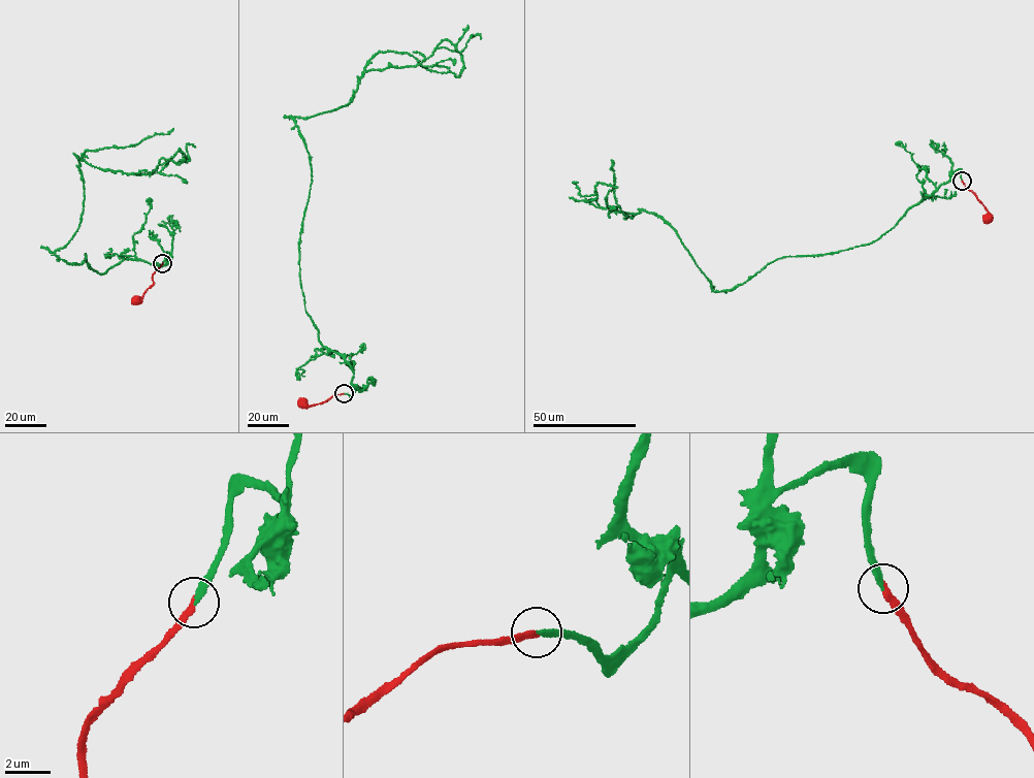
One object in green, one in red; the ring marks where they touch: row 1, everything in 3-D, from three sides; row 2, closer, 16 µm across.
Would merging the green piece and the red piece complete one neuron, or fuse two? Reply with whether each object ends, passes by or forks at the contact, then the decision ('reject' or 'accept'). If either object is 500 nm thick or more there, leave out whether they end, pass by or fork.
green ends there; red ends there; accept

